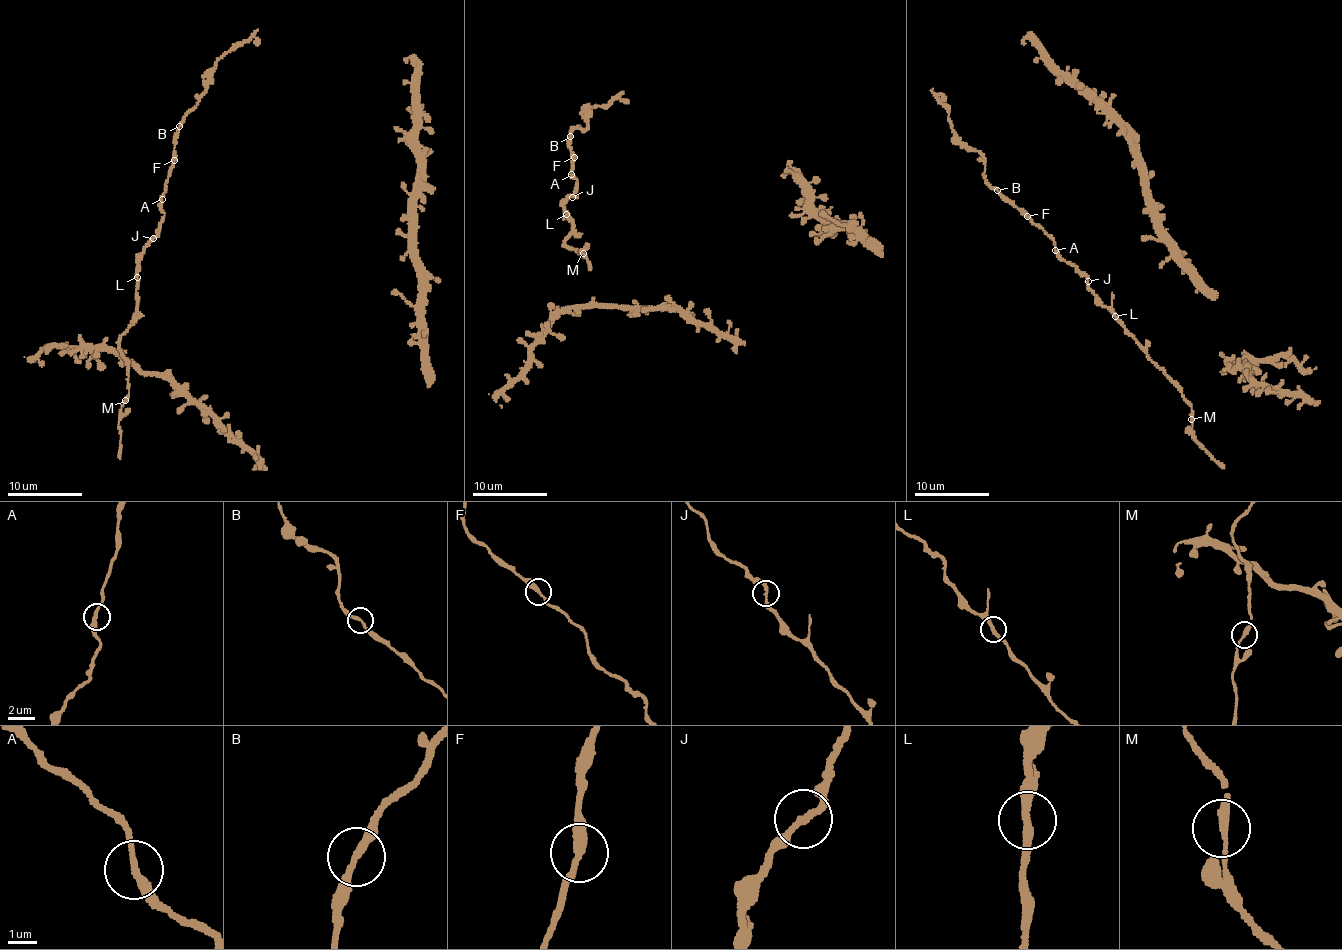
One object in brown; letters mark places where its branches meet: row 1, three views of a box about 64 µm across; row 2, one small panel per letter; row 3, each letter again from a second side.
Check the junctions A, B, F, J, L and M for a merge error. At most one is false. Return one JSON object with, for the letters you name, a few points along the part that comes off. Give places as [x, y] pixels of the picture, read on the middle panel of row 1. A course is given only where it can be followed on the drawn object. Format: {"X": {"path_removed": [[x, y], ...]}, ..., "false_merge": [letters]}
{"false_merge": []}

